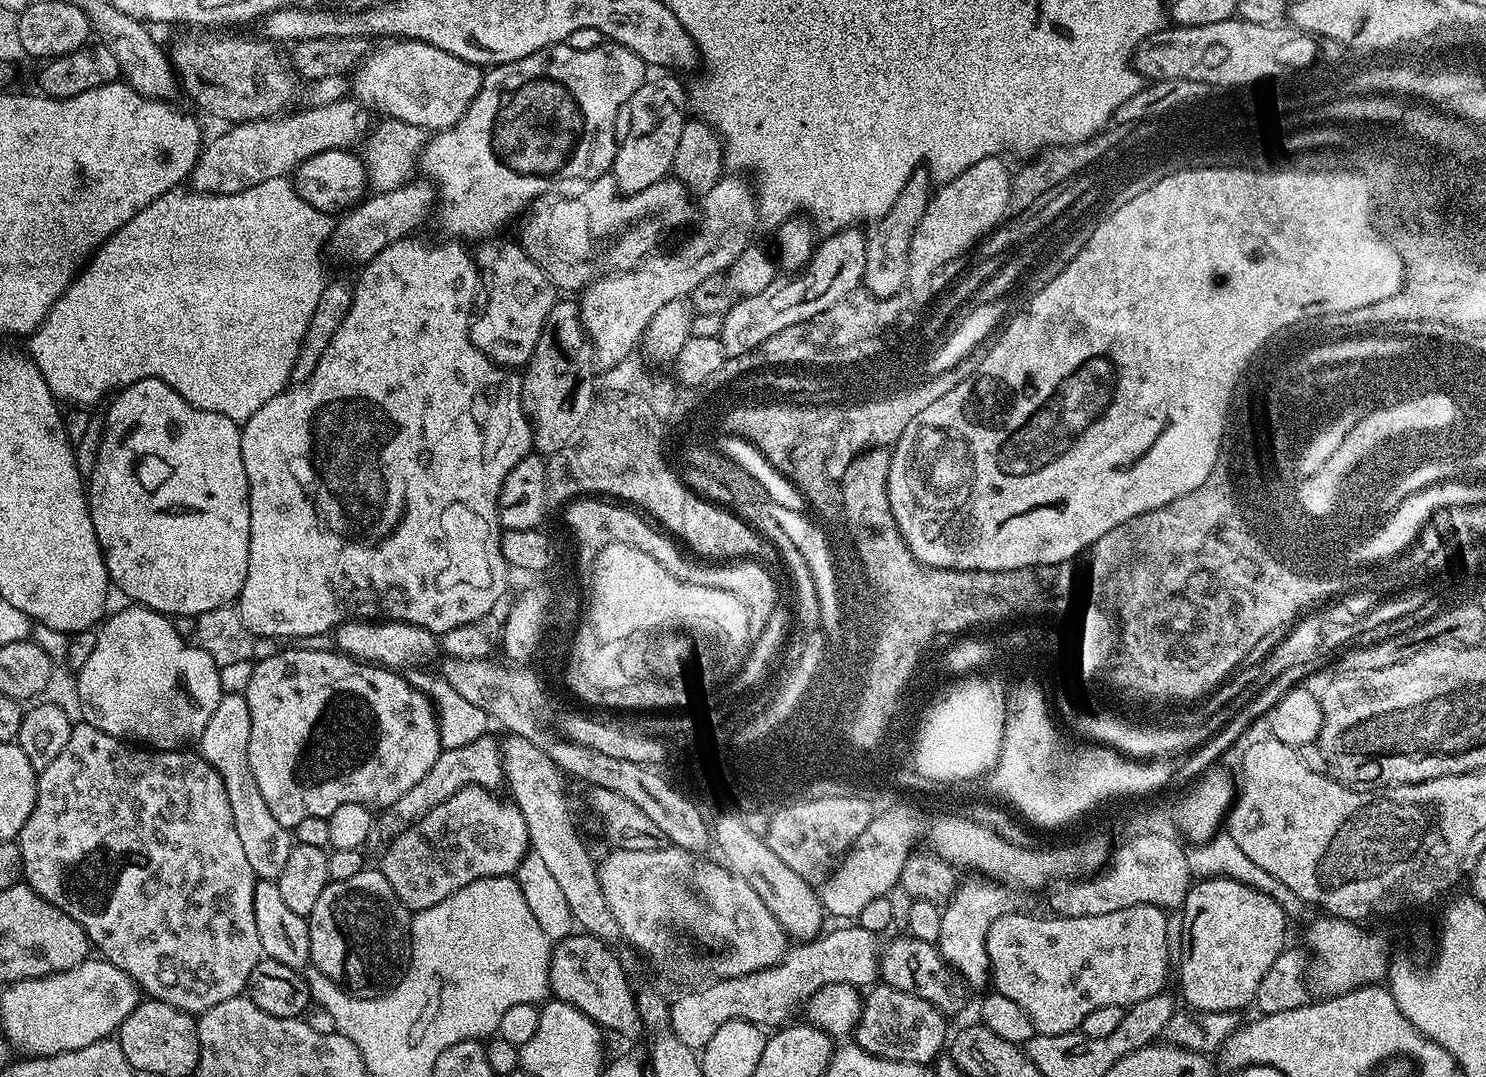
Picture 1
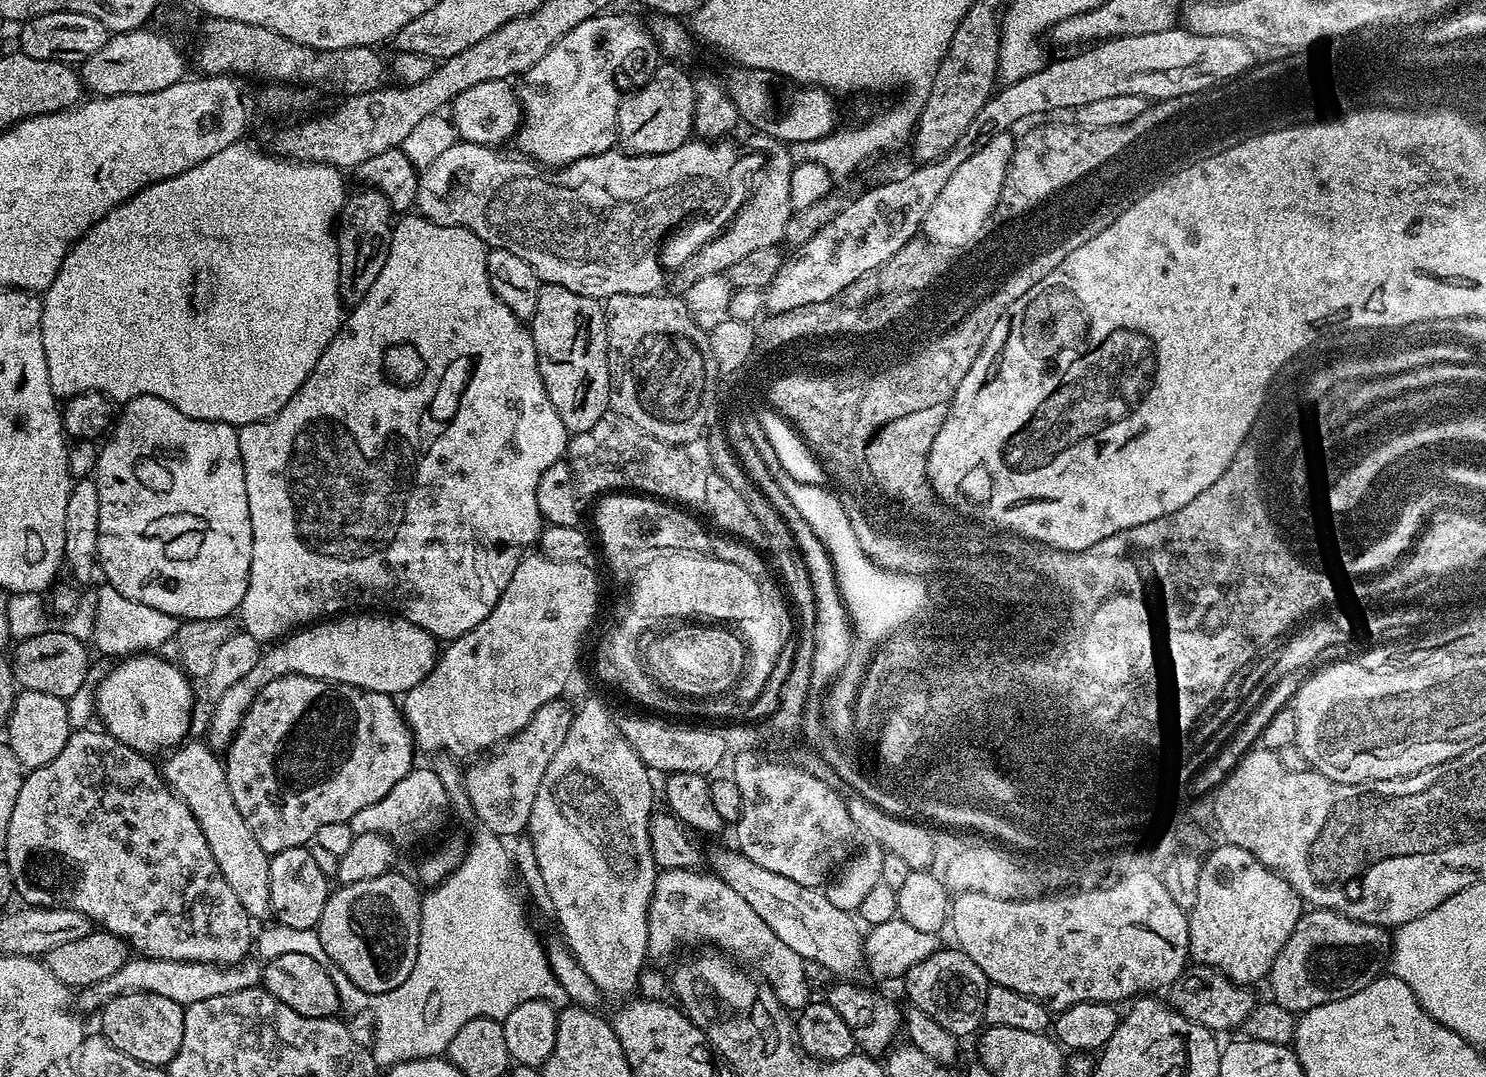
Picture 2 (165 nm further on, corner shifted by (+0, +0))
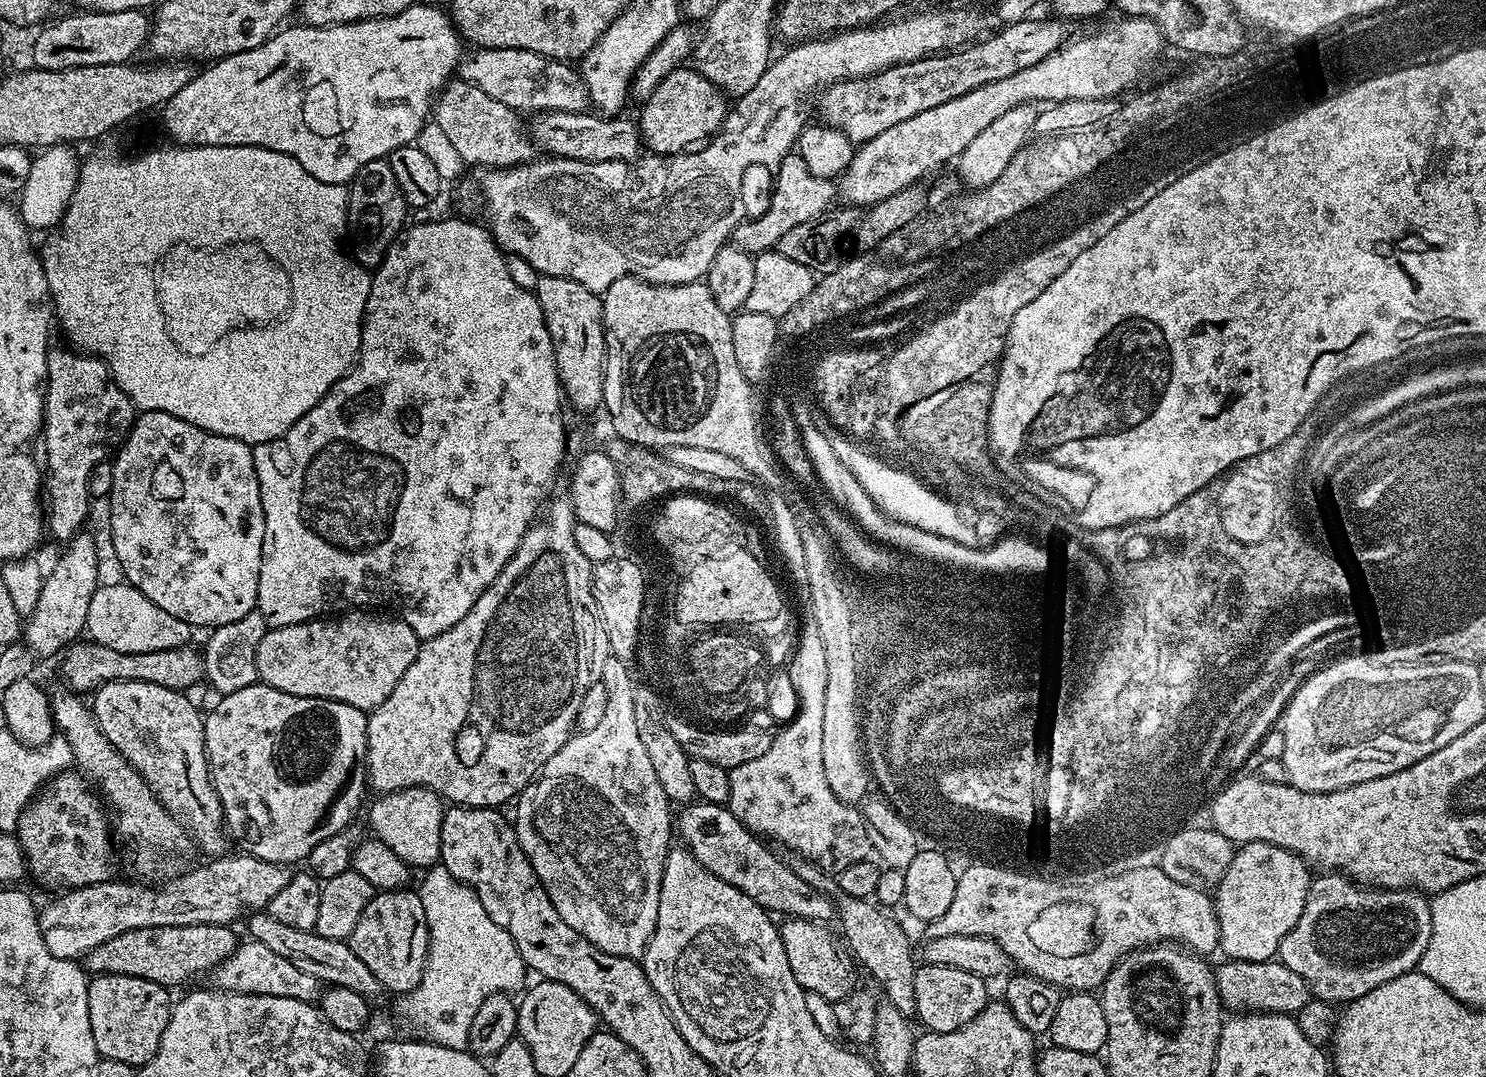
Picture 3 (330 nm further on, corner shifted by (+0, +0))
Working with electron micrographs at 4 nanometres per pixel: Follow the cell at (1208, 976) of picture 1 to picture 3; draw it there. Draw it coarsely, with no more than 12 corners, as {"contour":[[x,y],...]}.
{"contour":[[1270,842],[1239,845],[1214,888],[1219,951],[1279,953],[1313,873]]}

